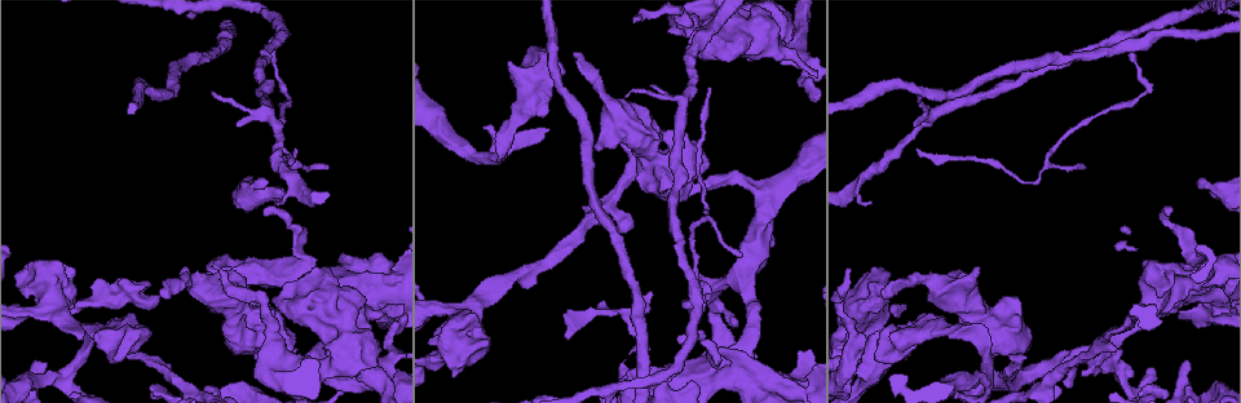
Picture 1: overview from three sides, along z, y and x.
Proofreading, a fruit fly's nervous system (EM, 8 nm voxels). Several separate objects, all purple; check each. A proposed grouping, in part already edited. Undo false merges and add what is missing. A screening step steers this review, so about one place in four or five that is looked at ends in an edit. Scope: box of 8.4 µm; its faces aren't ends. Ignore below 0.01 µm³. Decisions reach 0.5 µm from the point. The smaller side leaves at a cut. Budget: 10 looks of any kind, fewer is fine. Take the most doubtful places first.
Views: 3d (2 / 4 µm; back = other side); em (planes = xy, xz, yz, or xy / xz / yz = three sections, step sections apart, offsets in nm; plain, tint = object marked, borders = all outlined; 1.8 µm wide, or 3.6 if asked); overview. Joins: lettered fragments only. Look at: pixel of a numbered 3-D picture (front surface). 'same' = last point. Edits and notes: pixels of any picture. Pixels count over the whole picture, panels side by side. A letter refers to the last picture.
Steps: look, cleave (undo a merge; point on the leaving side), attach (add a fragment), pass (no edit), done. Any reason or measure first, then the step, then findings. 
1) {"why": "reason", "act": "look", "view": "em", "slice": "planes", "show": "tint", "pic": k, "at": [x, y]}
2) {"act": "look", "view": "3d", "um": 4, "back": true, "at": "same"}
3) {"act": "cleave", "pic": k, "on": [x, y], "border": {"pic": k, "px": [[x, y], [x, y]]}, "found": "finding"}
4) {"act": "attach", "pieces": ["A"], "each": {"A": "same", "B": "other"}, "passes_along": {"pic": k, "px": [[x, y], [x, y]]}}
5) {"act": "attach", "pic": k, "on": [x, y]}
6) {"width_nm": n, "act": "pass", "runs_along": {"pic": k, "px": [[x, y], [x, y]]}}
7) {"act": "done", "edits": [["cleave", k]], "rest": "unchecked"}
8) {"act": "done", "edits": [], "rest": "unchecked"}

{"why": "sudden change in width", "act": "look", "view": "3d", "um": 4, "pic": 1, "at": [1191, 295]}

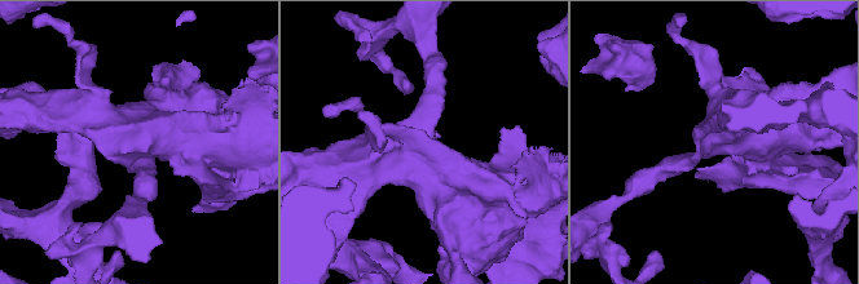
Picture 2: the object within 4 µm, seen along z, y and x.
{"why": "now the EM", "act": "look", "view": "em", "um": 3.6, "slice": "planes", "show": "borders", "pic": 2, "at": [422, 146]}

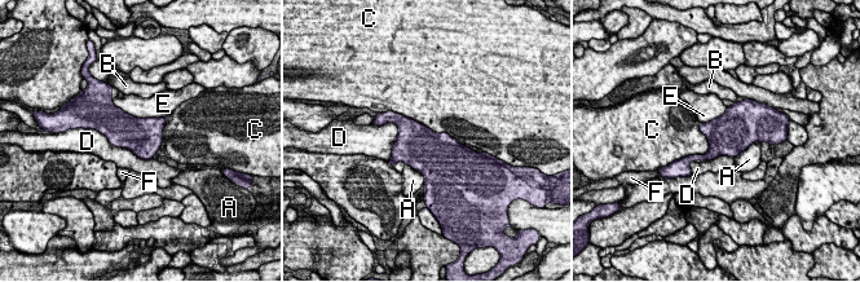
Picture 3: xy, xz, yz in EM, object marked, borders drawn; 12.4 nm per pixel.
{"width_nm": 460, "act": "pass", "each": {"A": "other", "B": "other", "C": "other", "D": "other", "E": "other", "F": "other"}, "border": {"pic": 3, "px": [[392, 110], [457, 141]]}, "found": "continuous, no second cell"}

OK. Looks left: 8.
{"act": "look", "view": "em", "slice": "xy", "step": 16, "show": "borders", "pic": 1, "at": [278, 190]}

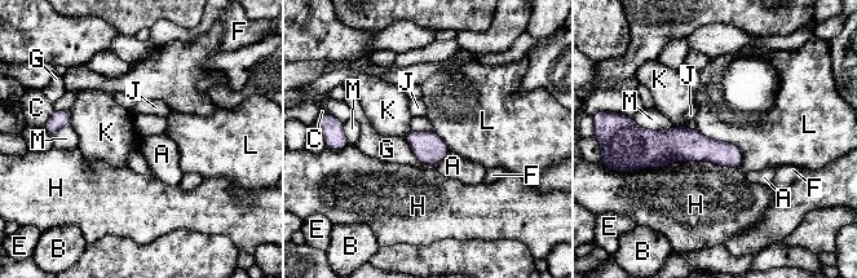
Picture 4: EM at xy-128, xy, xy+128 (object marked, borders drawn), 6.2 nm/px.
{"act": "pass", "each": {"A": "other", "B": "other", "C": "other", "E": "other", "F": "other", "G": "other", "H": "other", "J": "other", "K": "other", "L": "other", "M": "other"}, "runs_along": {"pic": 4, "px": [[643, 133], [738, 159]]}, "found": "none of them fits"}

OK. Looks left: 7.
{"why": "abrupt turn", "act": "look", "view": "em", "slice": "planes", "show": "plain", "pic": 1, "at": [534, 71]}

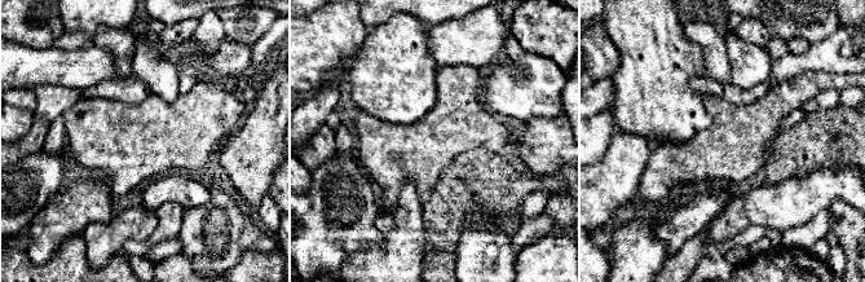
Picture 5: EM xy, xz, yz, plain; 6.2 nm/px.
{"act": "look", "view": "em", "slice": "planes", "show": "borders", "at": "same"}

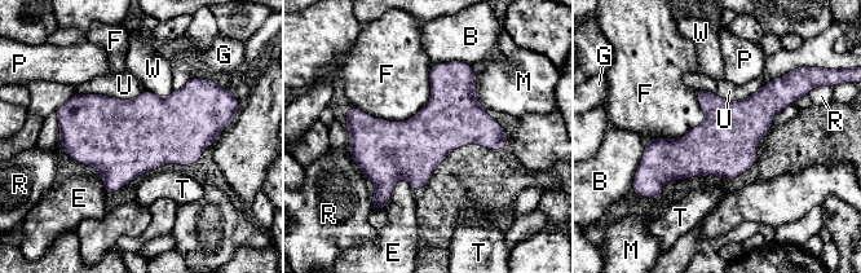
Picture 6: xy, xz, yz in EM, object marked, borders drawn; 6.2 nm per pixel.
{"act": "pass", "each": {"B": "other", "E": "other", "F": "other", "G": "other", "M": "other", "P": "other", "R": "other", "T": "other", "U": "other", "W": "other"}, "runs_along": {"pic": 6, "px": [[350, 128], [504, 139]]}, "found": "continuous, no second cell"}

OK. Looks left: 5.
{"act": "look", "view": "3d", "um": 4, "back": true, "pic": 1, "at": [625, 231]}

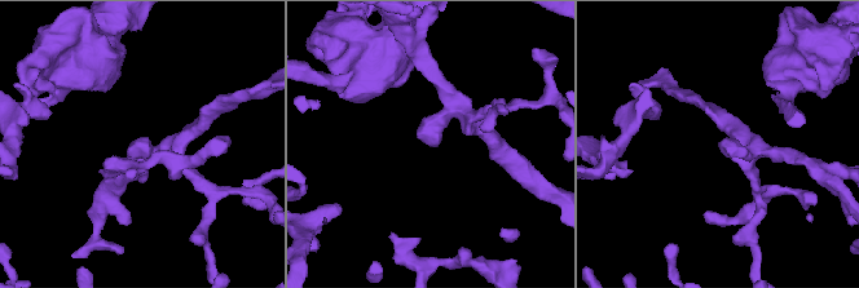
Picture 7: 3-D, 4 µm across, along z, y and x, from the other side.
{"why": "now the EM", "act": "look", "view": "em", "slice": "planes", "show": "borders", "pic": 7, "at": [727, 141]}

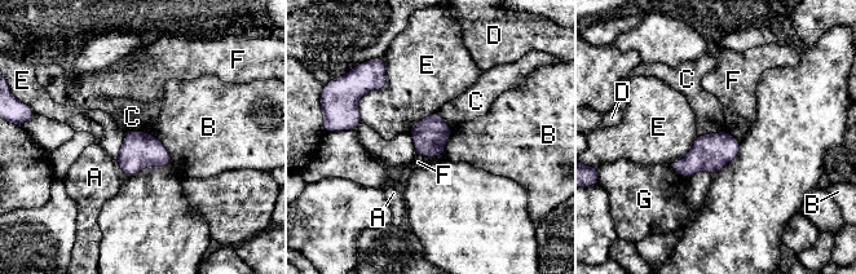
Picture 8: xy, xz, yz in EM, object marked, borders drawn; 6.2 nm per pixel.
{"longest_contact_nm": ["E", 420], "act": "pass", "each": {"A": "other", "B": "other", "C": "other", "D": "other", "E": "other", "F": "other", "G": "other"}, "border": {"pic": 8, "px": [[126, 131], [144, 131], [154, 136]]}, "found": "no lettered fragment goes on from it"}

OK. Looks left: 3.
{"act": "done", "edits": [], "rest": "unchecked"}

